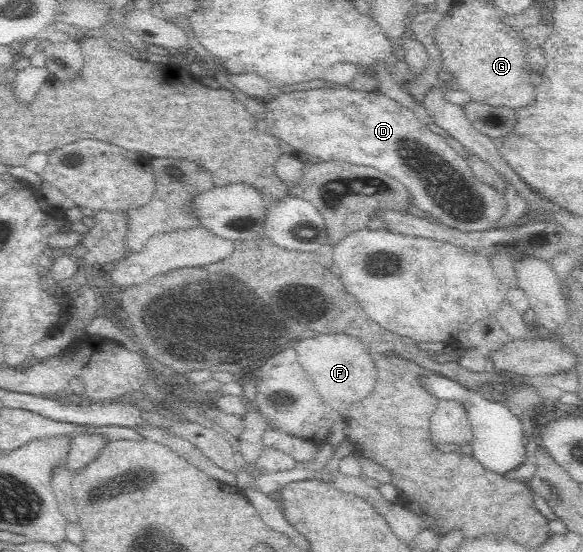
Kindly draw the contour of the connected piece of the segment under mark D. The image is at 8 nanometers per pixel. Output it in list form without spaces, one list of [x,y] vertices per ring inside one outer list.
[[[309,89],[309,91],[293,91],[281,93],[279,97],[267,97],[265,105],[267,117],[265,123],[269,133],[277,139],[289,143],[293,149],[303,151],[311,157],[319,157],[323,161],[341,159],[347,163],[363,163],[379,169],[405,183],[409,193],[413,195],[413,205],[436,219],[436,223],[461,231],[491,229],[496,221],[507,211],[504,195],[495,188],[481,183],[470,170],[465,159],[447,140],[439,134],[427,130],[426,125],[415,116],[407,105],[387,97],[362,90],[343,89]]]

